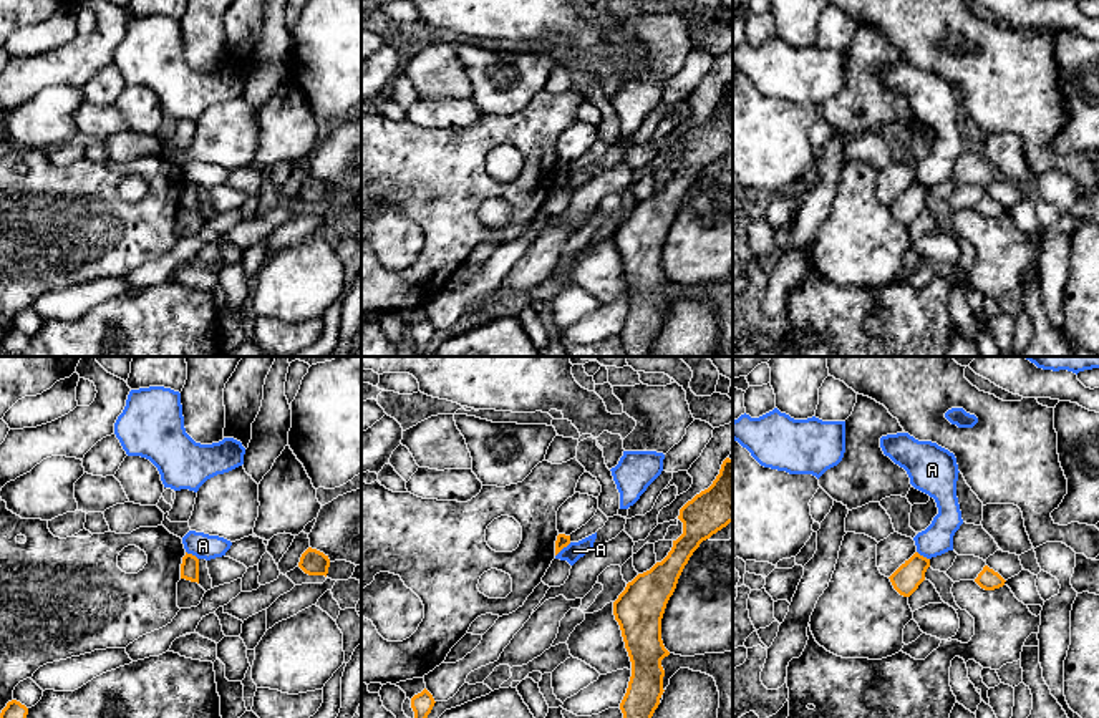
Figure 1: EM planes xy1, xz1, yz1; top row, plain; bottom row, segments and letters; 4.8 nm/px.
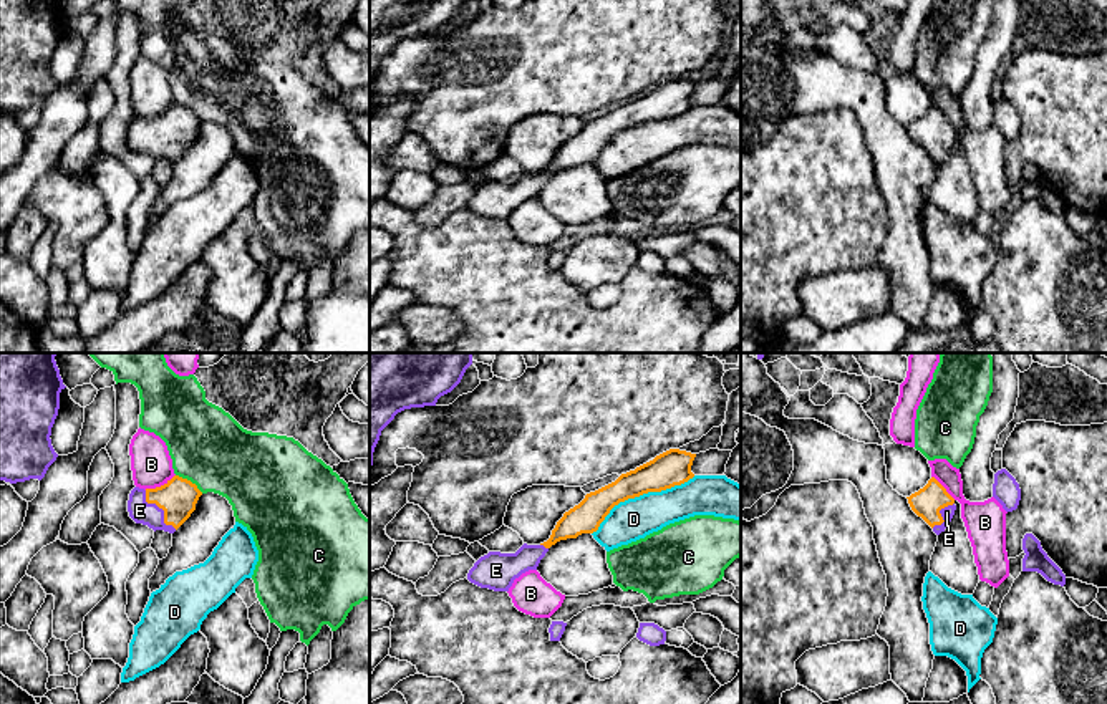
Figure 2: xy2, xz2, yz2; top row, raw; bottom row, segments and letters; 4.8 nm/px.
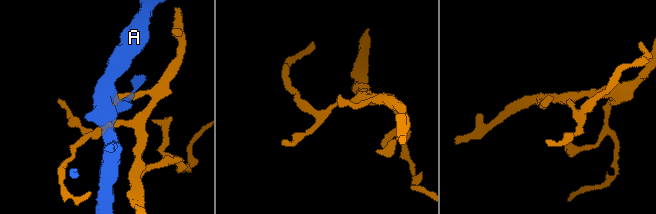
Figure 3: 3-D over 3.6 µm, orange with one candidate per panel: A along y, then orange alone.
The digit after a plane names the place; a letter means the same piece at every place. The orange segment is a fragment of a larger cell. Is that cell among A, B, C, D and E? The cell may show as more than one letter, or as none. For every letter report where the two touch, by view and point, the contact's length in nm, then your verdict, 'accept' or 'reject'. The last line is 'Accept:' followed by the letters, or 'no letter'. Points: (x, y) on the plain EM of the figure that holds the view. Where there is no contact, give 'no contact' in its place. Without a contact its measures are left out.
A: meets orange in xz1 at (562, 176); contact 100 nm long; reject
B: meets orange in xy2 at (161, 115); contact 170 nm long; reject
C: meets orange in xy2 at (189, 110); contact 160 nm long; reject
D: meets orange in xz2 at (640, 123); contact 600 nm long; reject
E: meets orange in xy2 at (161, 136); contact 240 nm long; accept
Accept: E

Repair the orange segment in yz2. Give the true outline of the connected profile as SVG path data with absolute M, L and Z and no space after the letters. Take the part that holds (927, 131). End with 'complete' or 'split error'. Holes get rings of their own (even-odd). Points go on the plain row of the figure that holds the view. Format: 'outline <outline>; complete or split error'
outline M935 106L906 128L911 139L921 146L936 164L945 161L956 139L955 128Z; split error

